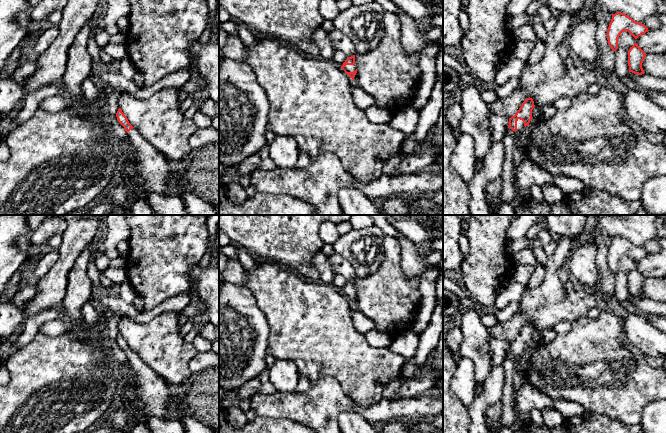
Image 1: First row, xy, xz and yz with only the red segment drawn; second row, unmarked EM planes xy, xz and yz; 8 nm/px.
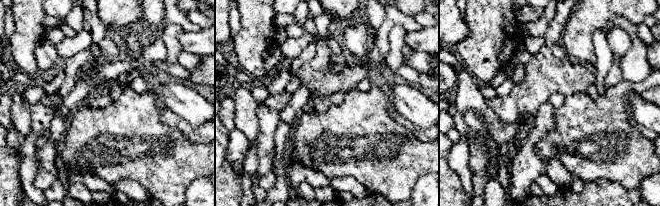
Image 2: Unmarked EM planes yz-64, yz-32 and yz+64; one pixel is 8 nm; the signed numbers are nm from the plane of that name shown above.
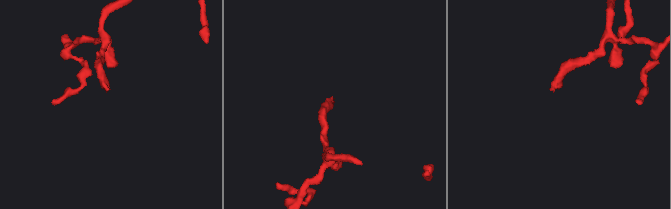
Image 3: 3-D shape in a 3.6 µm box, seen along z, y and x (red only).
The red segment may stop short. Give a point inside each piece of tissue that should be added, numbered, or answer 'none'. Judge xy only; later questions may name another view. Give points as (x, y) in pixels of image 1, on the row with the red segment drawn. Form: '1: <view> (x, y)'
1: xy (152, 168)

